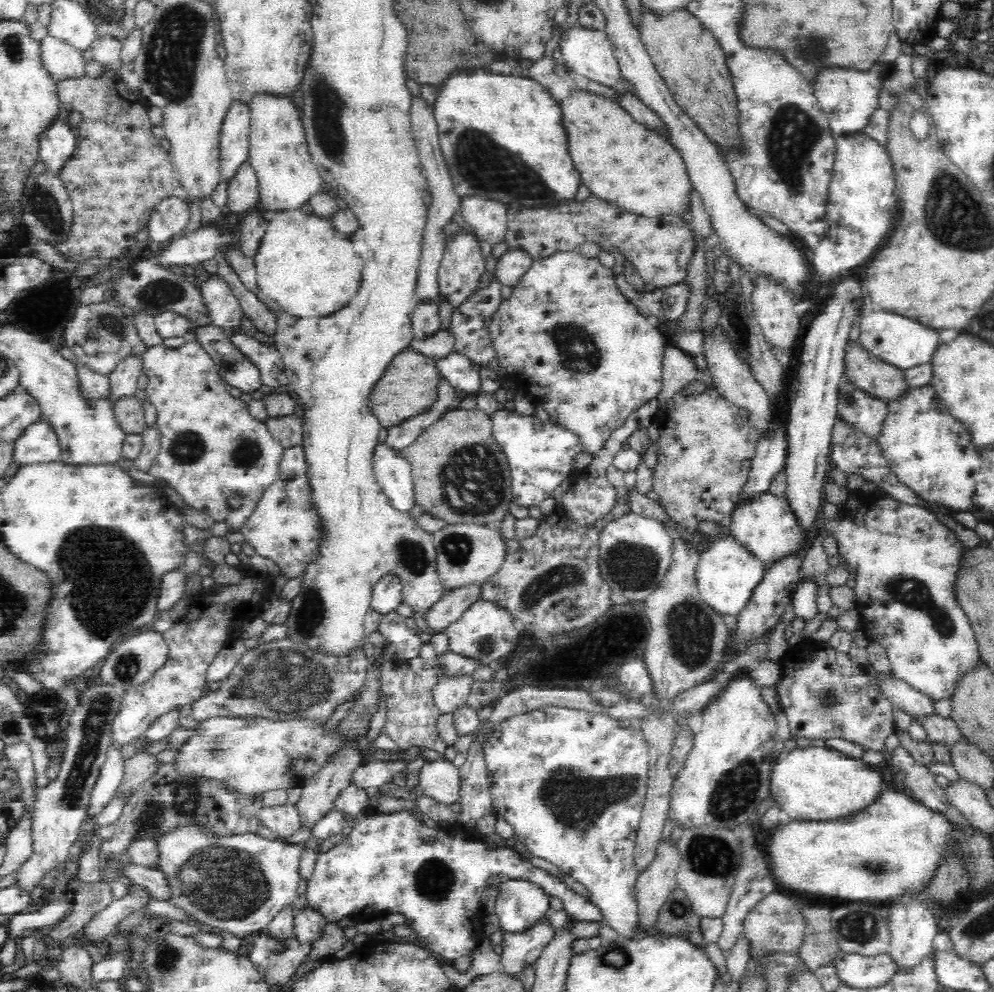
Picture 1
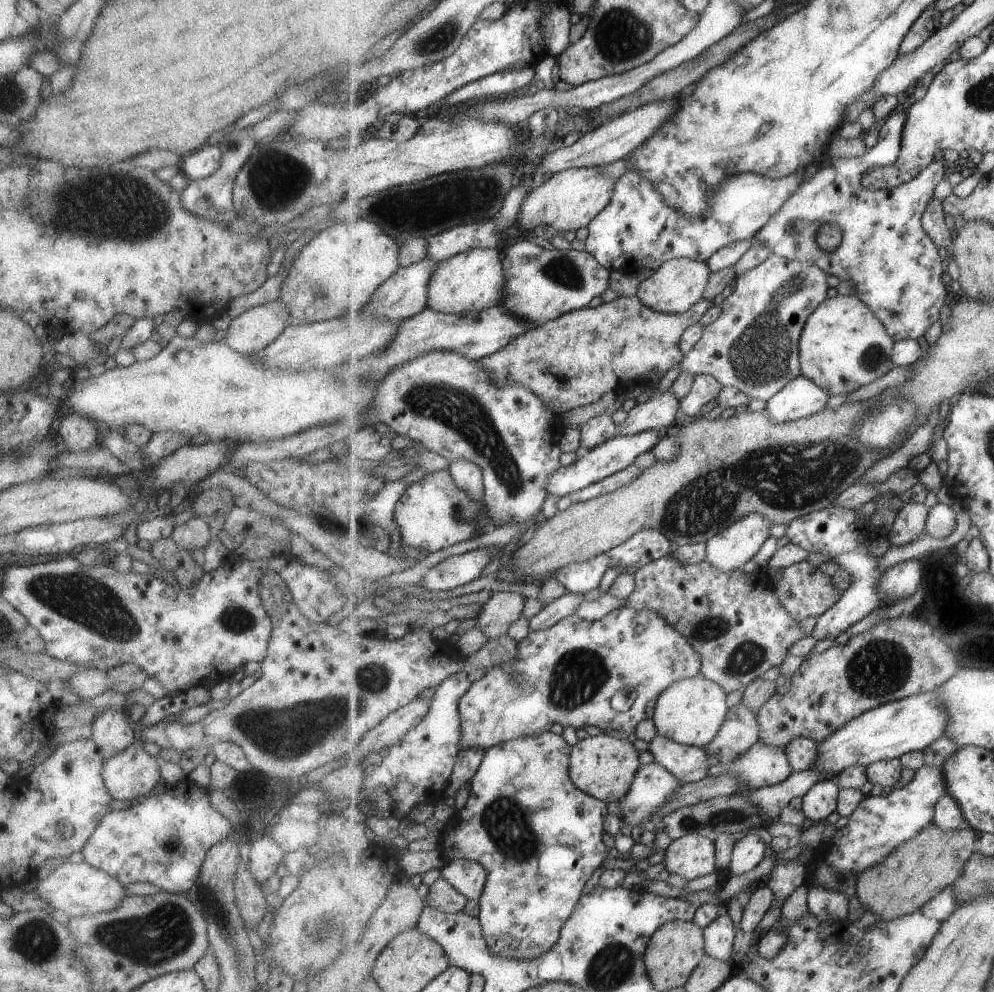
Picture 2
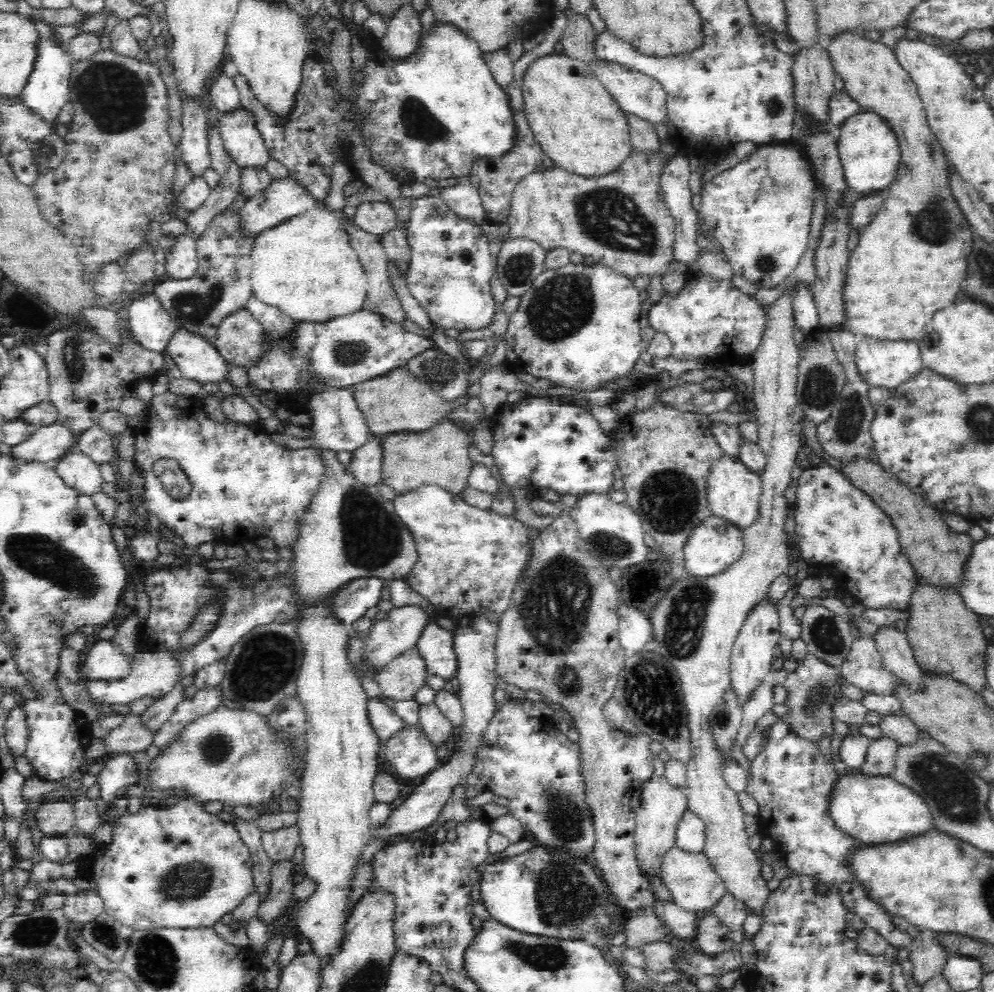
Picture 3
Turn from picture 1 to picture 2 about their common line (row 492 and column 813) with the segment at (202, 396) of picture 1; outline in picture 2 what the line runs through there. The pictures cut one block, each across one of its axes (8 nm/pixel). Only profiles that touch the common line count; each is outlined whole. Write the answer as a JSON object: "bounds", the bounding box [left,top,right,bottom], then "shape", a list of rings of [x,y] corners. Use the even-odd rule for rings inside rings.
{"bounds":[708,113,949,341],"shape":[[[891,113],[880,130],[879,142],[863,156],[831,158],[828,167],[819,168],[812,178],[803,182],[802,186],[797,188],[797,192],[787,200],[782,210],[757,232],[755,238],[733,242],[715,252],[715,255],[711,256],[708,261],[711,273],[733,267],[753,248],[753,244],[765,242],[771,248],[771,254],[777,254],[787,260],[817,264],[819,268],[827,272],[827,275],[835,275],[843,281],[851,280],[855,284],[856,295],[873,310],[879,320],[882,320],[887,328],[887,334],[894,341],[924,337],[927,330],[939,320],[939,310],[946,306],[949,291],[949,286],[943,285],[944,258],[941,258],[939,248],[923,227],[923,216],[929,204],[935,199],[935,188],[943,180],[943,173],[948,164],[943,160],[933,162],[919,176],[897,187],[867,190],[863,188],[862,183],[863,172],[869,168],[888,166],[897,162],[902,148],[902,136],[907,117],[905,114]],[[825,224],[835,224],[842,231],[843,240],[835,252],[823,250],[817,242],[819,230]]]}

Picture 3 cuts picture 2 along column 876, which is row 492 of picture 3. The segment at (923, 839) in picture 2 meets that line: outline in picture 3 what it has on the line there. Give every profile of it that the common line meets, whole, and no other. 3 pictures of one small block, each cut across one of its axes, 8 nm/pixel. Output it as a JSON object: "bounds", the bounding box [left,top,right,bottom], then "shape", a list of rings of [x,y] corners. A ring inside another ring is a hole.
{"bounds":[840,460,975,593],"shape":[[[856,460],[856,463],[842,464],[840,471],[859,490],[866,492],[880,508],[883,508],[884,513],[892,519],[892,523],[898,532],[900,548],[903,549],[904,554],[908,555],[908,560],[919,576],[919,580],[922,583],[933,585],[938,590],[944,591],[953,588],[958,593],[958,588],[962,588],[964,572],[966,572],[966,566],[968,566],[968,560],[970,560],[972,548],[975,545],[970,535],[967,533],[959,534],[951,530],[944,523],[940,512],[926,504],[926,501],[914,494],[910,489],[905,488],[903,484],[898,482],[896,477],[886,473],[878,463],[870,460]]]}

